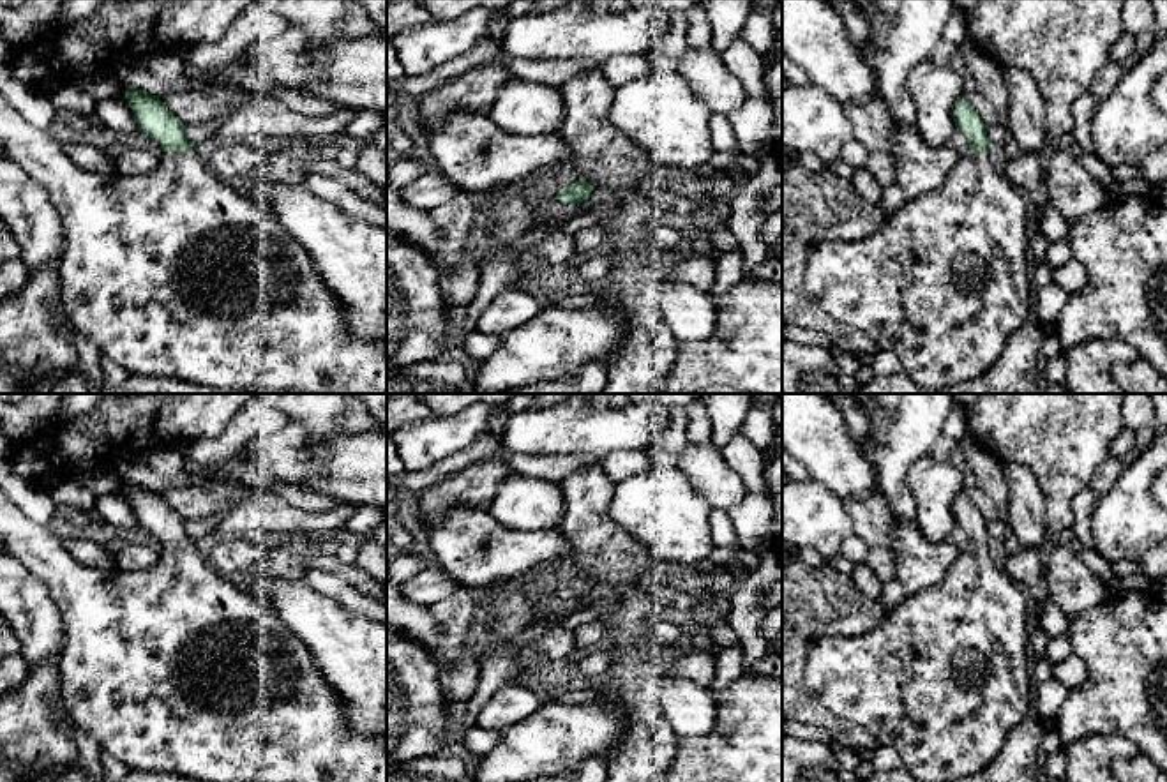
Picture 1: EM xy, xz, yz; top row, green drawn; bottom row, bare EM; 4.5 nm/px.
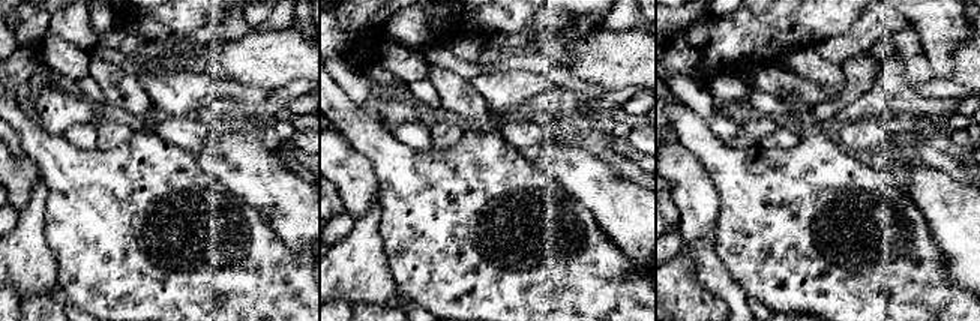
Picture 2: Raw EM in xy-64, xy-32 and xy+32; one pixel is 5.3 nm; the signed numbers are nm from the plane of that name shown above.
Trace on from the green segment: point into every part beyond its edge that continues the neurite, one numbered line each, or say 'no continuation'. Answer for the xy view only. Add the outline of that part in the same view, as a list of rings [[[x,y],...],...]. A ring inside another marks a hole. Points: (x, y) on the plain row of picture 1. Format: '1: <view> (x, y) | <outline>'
1: xy (173, 669) | [[[0,487],[0,537],[7,549],[51,593],[64,623],[64,646],[58,671],[64,703],[72,722],[102,752],[122,761],[127,770],[178,773],[207,782],[387,782],[387,736],[355,733],[346,720],[343,697],[327,683],[309,648],[284,625],[274,604],[247,593],[242,583],[219,575],[207,560],[205,547],[159,547],[159,560],[147,570],[104,574],[97,567],[74,560],[60,544],[56,530],[44,528],[19,512]]]

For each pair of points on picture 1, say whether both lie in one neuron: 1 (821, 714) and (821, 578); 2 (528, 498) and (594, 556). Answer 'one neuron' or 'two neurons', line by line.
1: one neuron
2: two neurons

